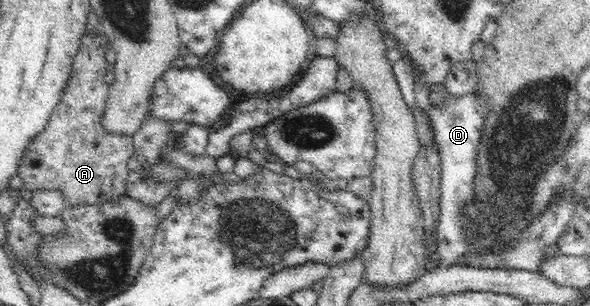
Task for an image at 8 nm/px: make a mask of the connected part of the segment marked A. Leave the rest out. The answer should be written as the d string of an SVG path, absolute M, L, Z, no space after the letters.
M102 30L94 35L85 31L81 39L81 46L73 63L72 74L61 92L60 100L46 122L43 132L29 141L24 154L20 156L16 176L20 176L23 186L30 191L44 188L44 190L60 190L66 196L70 206L97 205L126 194L131 182L128 180L130 169L128 160L135 156L132 135L116 135L108 133L103 126L103 112L108 98L108 83L105 76L108 72L108 62L105 58L110 40Z

